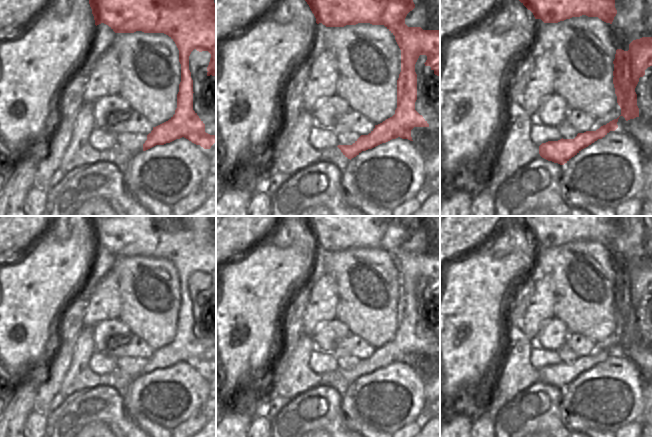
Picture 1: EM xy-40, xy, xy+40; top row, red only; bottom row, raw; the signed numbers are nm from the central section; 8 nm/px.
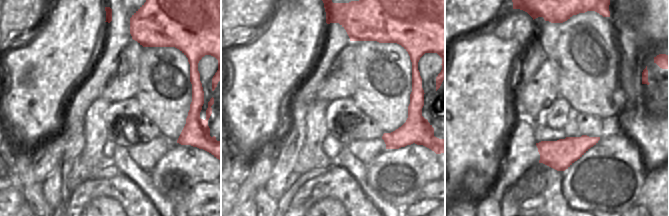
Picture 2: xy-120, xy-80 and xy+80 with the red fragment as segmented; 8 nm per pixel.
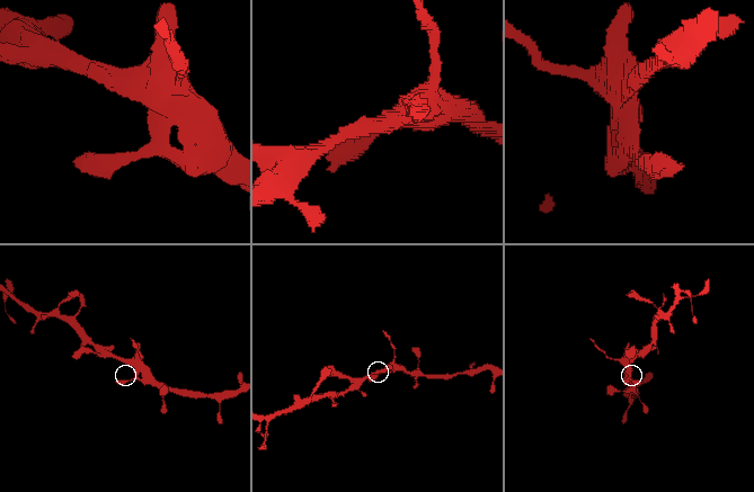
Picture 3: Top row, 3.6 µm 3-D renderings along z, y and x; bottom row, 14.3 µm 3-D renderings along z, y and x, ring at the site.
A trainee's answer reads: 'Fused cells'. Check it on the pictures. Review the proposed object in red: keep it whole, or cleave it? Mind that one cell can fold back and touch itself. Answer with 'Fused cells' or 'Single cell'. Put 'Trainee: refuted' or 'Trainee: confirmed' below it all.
Single cell
Trainee: refuted

